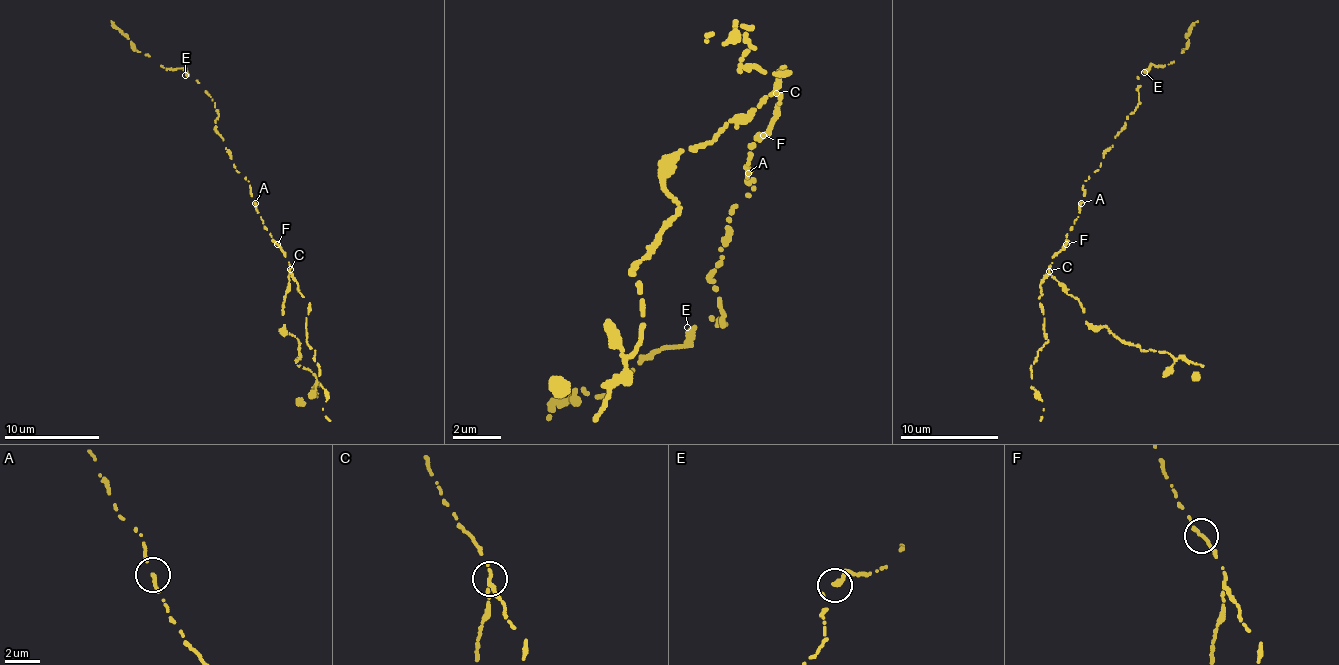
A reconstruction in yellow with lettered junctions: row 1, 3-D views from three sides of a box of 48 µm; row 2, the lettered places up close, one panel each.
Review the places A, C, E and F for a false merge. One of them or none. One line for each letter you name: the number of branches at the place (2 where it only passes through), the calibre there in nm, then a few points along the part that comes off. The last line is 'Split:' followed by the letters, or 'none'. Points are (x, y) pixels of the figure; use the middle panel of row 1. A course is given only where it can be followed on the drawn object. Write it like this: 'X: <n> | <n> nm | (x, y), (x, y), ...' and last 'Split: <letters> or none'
C: 2 | 240 nm | (778, 94), (662, 169), (680, 206), (627, 271), (641, 304), (632, 359), (602, 387), (552, 379)
Split: C

